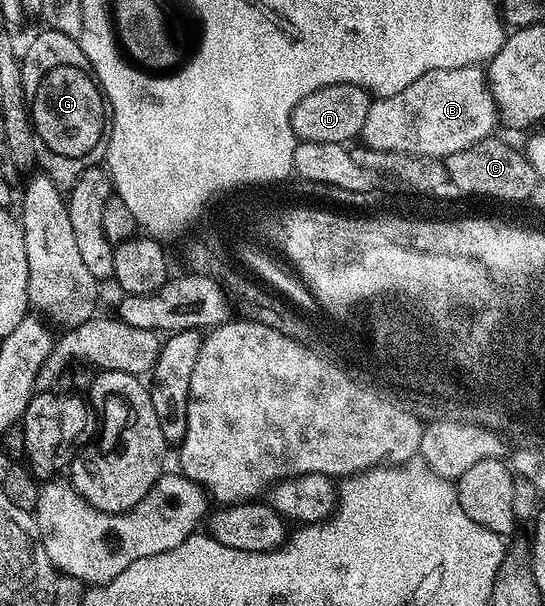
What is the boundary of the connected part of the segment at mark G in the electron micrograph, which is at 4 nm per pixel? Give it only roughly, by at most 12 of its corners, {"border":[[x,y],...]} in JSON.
{"border":[[76,37],[21,60],[38,167],[60,189],[104,163],[106,91]]}

